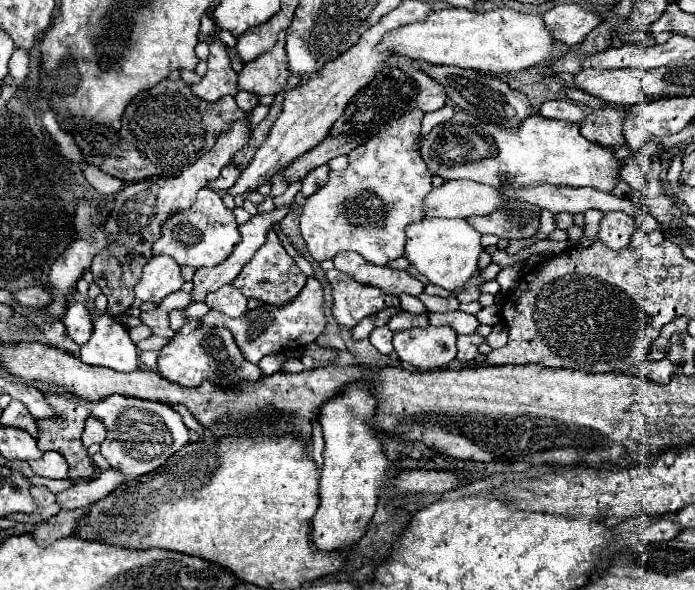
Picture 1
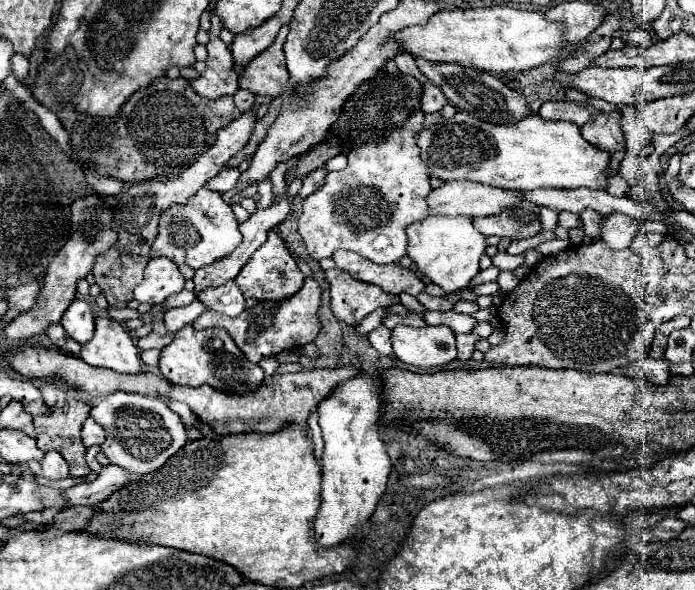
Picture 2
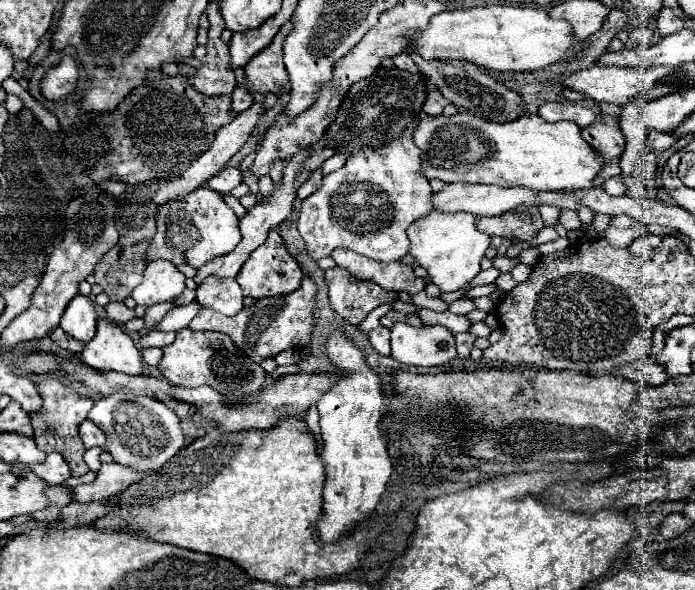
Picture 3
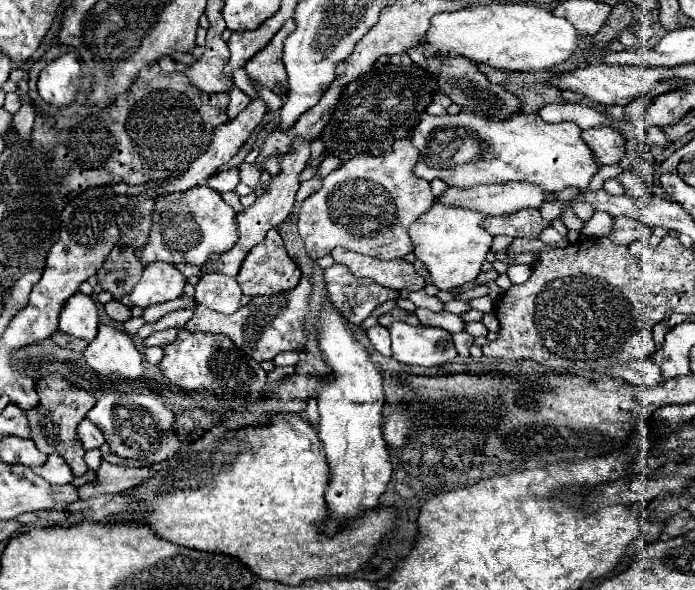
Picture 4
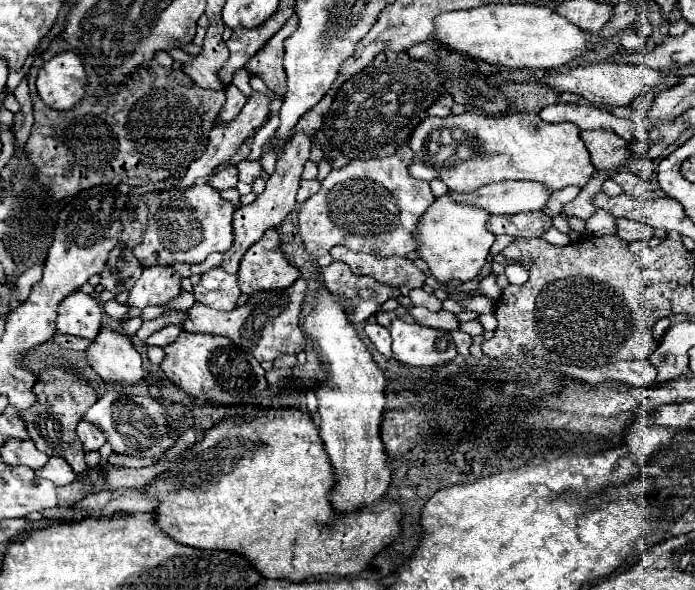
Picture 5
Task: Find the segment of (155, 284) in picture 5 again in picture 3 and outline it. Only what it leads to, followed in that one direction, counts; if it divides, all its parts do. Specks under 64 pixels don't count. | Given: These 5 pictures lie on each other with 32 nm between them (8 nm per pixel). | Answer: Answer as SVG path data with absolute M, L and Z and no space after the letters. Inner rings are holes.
M168 260L148 262L144 280L132 290L132 298L140 306L152 306L158 302L174 300L186 288L186 276Z

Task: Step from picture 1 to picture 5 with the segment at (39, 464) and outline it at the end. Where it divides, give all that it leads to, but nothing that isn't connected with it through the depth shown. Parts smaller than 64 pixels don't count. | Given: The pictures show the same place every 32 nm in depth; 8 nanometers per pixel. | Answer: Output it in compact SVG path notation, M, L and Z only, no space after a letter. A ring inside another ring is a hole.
M50 458L44 468L36 470L36 474L46 478L46 480L50 480L50 482L54 482L54 484L58 484L58 486L70 484L76 478L76 474L70 468L70 464L66 460L60 460L60 458Z

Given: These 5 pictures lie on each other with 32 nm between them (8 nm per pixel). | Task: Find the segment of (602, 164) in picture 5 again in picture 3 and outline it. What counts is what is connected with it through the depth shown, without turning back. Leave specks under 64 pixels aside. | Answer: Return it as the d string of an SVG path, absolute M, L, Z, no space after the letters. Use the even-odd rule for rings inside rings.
M606 116L600 124L592 124L592 128L582 130L582 138L604 158L606 164L620 158L624 154L624 134L620 132L618 118Z

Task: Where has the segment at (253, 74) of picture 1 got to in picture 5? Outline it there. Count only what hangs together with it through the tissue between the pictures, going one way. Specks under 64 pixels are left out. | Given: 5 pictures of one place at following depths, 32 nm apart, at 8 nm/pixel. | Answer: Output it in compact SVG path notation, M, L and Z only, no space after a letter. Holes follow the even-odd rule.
M292 14L284 26L260 48L246 64L246 70L250 74L256 74L264 80L264 84L276 94L284 96L286 92L286 72L282 66L284 58L284 40L298 28L298 16Z

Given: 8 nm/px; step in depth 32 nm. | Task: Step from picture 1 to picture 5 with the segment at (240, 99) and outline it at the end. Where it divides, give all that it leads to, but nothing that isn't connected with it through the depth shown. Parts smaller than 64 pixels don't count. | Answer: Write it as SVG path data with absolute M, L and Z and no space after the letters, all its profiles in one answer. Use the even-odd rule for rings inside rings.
M230 84L224 92L226 92L226 102L224 102L224 106L222 106L222 110L220 110L218 118L216 118L216 124L234 120L234 116L236 116L236 114L242 110L242 106L246 104L246 96L242 96L242 92L240 92L234 84Z

